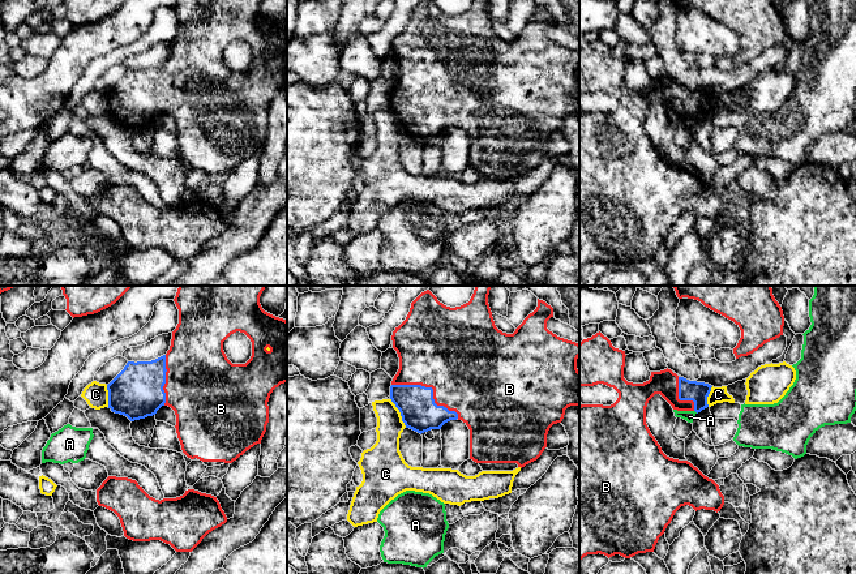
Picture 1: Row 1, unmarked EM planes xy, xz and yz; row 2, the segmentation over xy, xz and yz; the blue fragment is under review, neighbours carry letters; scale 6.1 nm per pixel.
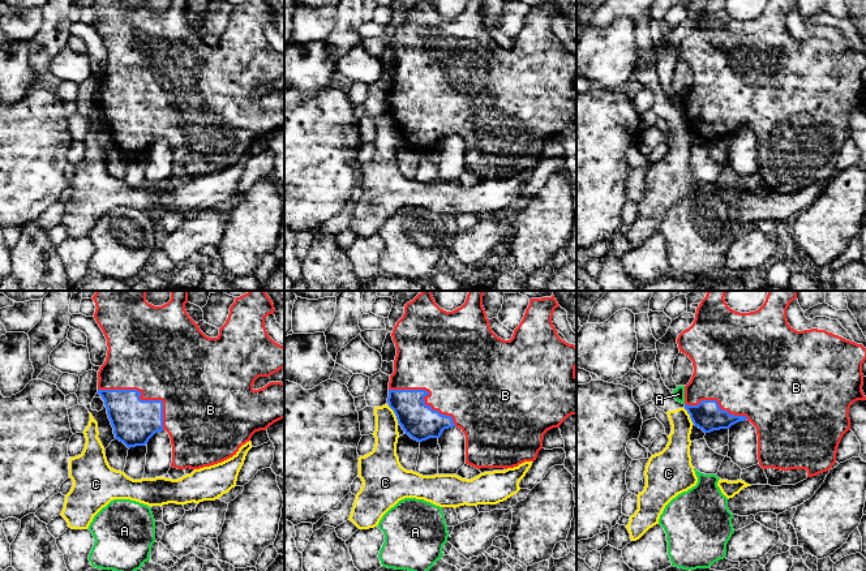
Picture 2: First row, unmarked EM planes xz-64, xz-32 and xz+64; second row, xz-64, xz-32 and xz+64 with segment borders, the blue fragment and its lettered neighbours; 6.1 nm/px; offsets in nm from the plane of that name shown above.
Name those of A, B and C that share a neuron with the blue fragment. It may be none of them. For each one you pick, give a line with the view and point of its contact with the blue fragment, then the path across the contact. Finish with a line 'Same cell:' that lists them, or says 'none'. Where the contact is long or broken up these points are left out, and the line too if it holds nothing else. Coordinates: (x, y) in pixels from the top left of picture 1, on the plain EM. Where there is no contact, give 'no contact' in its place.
B: xz (432, 97)
Same cell: B

